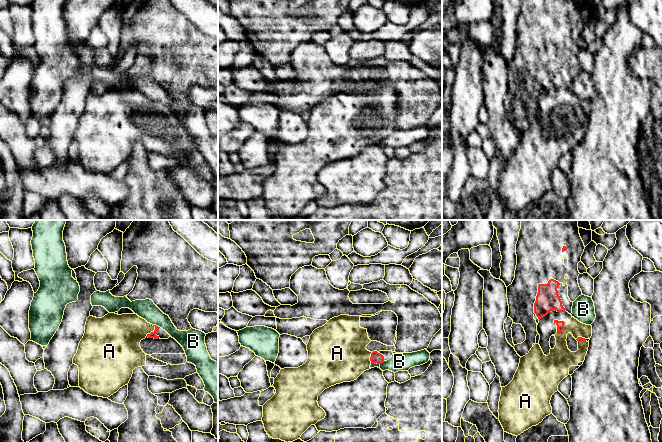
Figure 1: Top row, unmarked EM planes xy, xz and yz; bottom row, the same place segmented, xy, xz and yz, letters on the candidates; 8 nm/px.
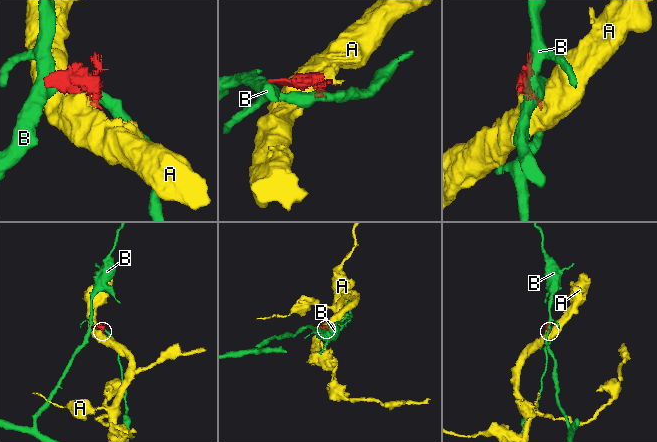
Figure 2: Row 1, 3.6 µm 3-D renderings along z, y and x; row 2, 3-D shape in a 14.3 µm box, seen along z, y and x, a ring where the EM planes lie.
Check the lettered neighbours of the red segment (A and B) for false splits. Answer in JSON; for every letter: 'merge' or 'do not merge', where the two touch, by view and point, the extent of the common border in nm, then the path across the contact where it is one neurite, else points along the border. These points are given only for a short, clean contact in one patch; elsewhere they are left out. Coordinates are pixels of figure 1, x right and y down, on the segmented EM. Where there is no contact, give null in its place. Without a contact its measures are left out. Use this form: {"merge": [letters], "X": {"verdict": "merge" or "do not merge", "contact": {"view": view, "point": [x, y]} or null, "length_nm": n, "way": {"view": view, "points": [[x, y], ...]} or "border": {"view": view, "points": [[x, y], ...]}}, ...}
{"merge": [], "A": {"verdict": "do not merge", "contact": {"view": "xy", "point": [151, 332]}, "length_nm": 120}, "B": {"verdict": "do not merge", "contact": {"view": "xy", "point": [155, 325]}, "length_nm": 90}}

